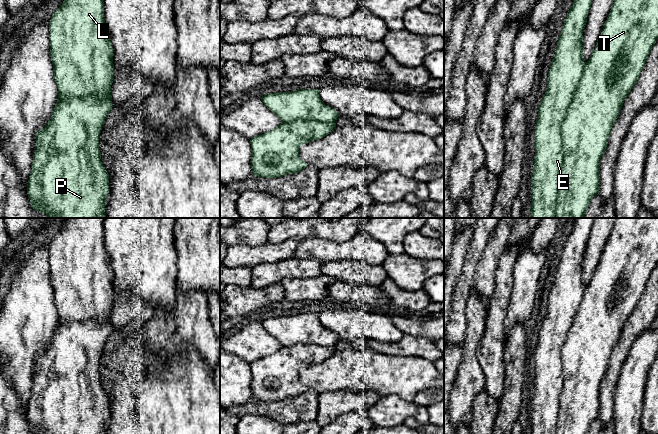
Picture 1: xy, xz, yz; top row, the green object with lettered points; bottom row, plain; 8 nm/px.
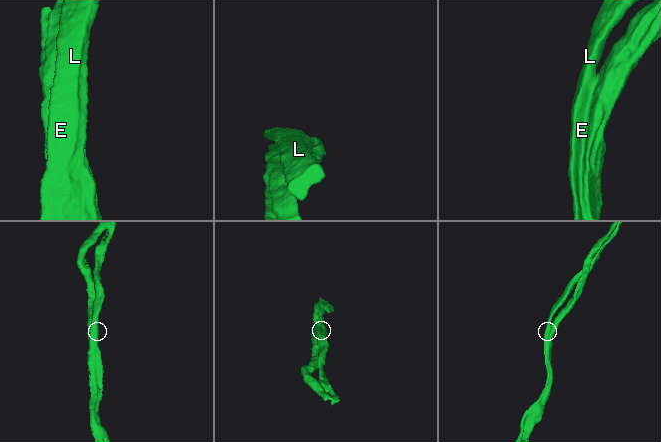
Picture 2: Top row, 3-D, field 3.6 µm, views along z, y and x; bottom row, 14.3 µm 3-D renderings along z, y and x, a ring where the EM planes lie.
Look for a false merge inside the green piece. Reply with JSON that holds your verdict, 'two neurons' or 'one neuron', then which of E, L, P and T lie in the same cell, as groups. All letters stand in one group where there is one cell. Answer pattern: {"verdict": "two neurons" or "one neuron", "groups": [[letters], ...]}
{"verdict": "two neurons", "groups": [["E", "L"], ["P", "T"]]}

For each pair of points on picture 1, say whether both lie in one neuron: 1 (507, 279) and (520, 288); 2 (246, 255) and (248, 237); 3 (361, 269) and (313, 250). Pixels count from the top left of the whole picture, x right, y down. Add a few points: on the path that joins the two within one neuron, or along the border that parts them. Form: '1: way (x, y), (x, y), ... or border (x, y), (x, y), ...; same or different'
1: border (517, 259), (513, 270), (512, 291), (507, 305); different
2: border (266, 242), (260, 245), (230, 246); different
3: border (363, 262), (328, 261), (323, 264); different

